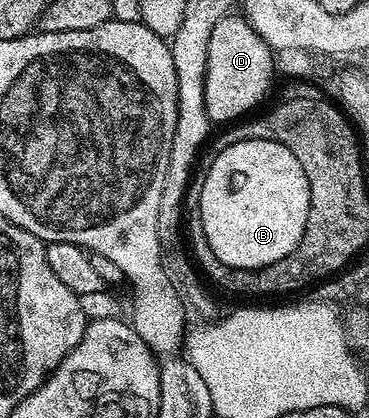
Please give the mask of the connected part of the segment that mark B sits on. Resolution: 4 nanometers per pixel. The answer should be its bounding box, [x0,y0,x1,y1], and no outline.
[200,139,310,271]

